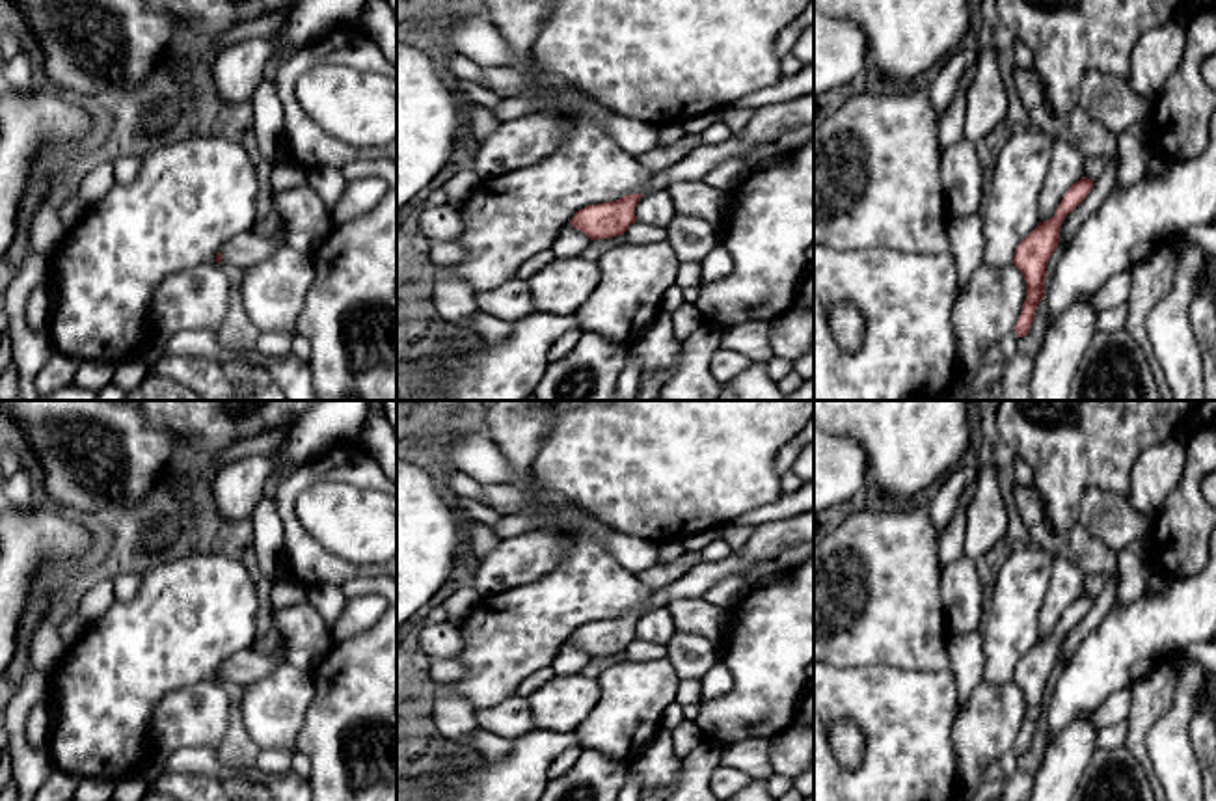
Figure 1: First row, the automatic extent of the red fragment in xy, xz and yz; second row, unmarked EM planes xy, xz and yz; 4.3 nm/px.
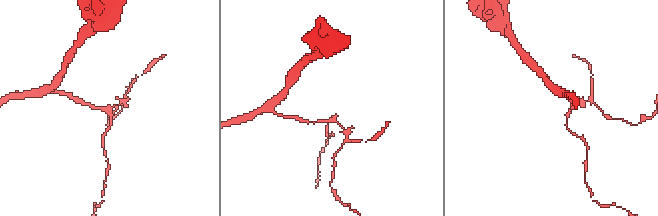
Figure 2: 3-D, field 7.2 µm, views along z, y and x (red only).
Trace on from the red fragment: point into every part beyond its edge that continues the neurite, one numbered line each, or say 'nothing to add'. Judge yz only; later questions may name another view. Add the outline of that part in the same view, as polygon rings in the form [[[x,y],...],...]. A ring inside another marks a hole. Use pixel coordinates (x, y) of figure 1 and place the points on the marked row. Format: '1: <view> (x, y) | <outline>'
nothing to add

